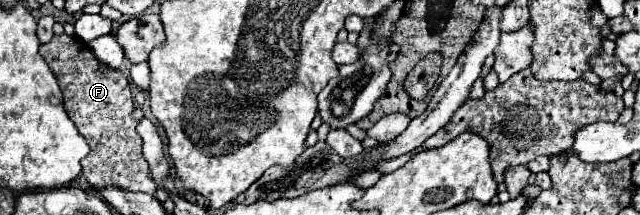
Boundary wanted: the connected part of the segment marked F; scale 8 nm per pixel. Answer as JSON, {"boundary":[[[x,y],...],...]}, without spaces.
{"boundary":[[[54,24],[53,30],[52,40],[40,45],[40,56],[56,74],[66,112],[90,146],[90,156],[82,160],[84,178],[94,188],[116,184],[126,190],[154,194],[158,186],[152,182],[148,162],[142,156],[142,142],[136,132],[138,120],[132,116],[134,100],[128,78],[120,70],[102,64],[82,40],[67,35],[62,24]]]}

